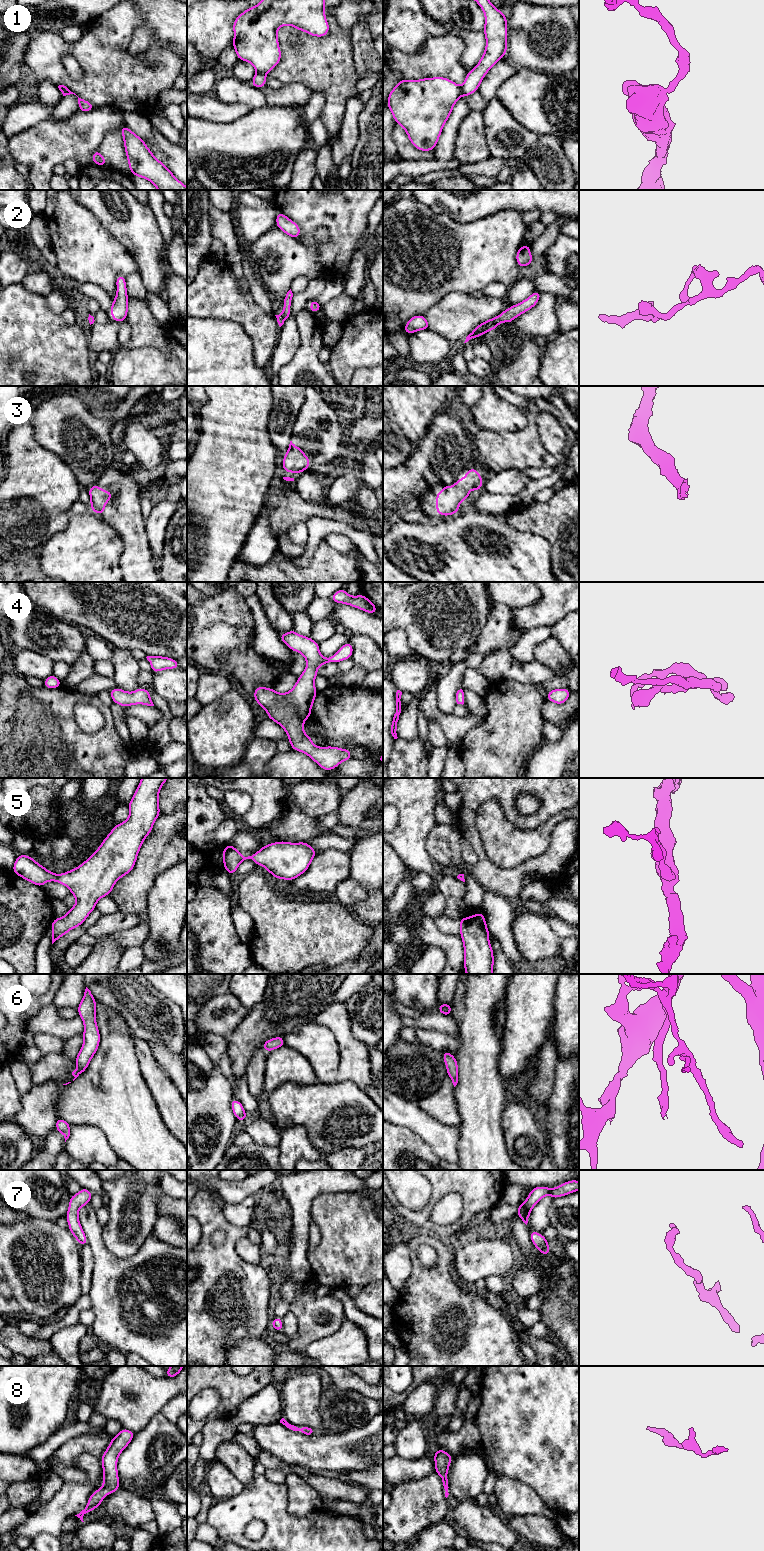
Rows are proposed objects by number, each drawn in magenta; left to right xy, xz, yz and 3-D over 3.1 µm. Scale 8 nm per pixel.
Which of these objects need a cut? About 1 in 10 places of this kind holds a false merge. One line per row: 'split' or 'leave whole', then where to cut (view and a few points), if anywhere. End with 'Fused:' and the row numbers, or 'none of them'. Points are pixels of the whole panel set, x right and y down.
1: split; cut xz (257, 72), (265, 74)
2: leave whole; cut none
3: leave whole; cut none
4: leave whole; cut none
5: leave whole; cut none
6: leave whole; cut none
7: leave whole; cut none
8: leave whole; cut none
Fused: 1

